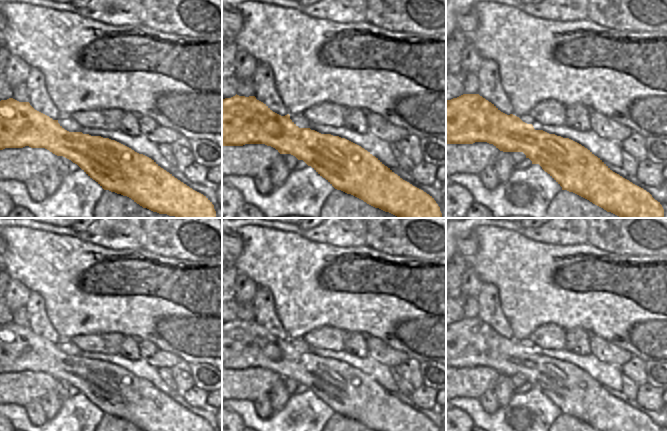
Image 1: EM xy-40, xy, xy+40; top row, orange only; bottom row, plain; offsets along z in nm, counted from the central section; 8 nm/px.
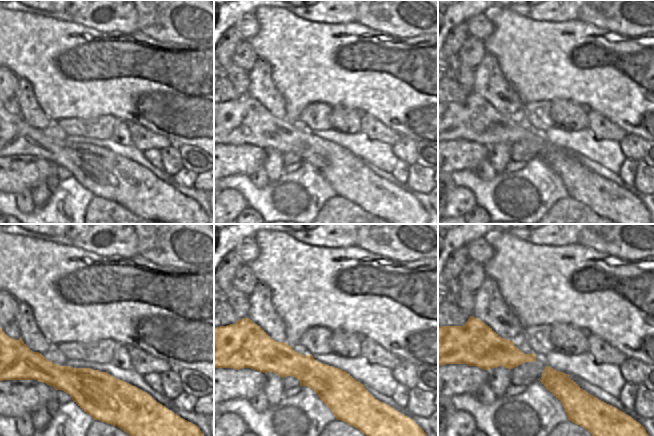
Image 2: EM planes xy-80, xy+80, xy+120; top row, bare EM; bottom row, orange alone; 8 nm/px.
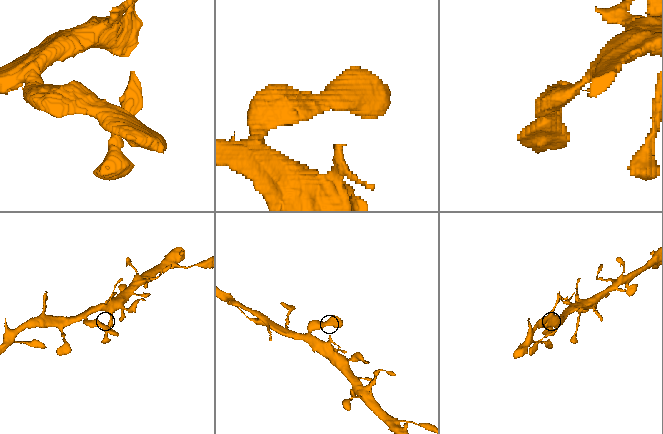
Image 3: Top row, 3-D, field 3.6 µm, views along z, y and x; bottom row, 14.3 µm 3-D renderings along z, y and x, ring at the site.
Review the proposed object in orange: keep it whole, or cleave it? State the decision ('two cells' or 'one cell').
one cell

